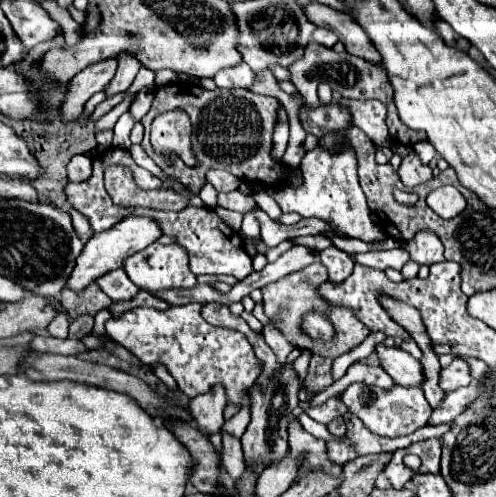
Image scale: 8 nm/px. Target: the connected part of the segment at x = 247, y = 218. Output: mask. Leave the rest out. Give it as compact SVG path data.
M251 211L243 215L243 225L241 225L239 233L241 235L249 235L249 237L259 237L259 221Z

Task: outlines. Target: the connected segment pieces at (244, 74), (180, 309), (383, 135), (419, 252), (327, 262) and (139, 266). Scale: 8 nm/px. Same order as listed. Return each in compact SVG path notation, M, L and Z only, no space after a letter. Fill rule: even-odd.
M239 63L235 67L229 69L221 69L213 81L217 83L217 87L225 87L225 89L233 89L233 87L249 87L253 83L255 73L251 71L251 67L247 67L247 63Z
M199 303L171 305L165 311L153 307L135 307L127 311L123 319L109 319L105 329L115 343L131 351L141 363L153 365L155 361L161 361L169 369L179 389L187 397L195 397L189 403L189 411L195 423L203 427L207 435L221 431L225 423L223 411L227 399L229 405L239 405L245 399L247 387L251 387L251 383L259 377L259 361L255 359L247 337L235 329L209 325L201 317ZM215 383L223 383L227 387L227 395L225 387Z
M339 99L341 105L345 105L353 115L353 125L359 127L373 143L375 147L393 147L391 135L385 125L387 109L379 101L351 101L351 99Z
M417 231L411 241L405 243L411 259L419 265L431 265L443 261L443 243L431 231Z
M327 247L319 251L319 257L321 257L321 263L329 269L329 281L341 283L353 273L355 261L351 261L351 257L345 251L339 251L337 247Z
M151 243L149 247L145 247L143 251L127 257L123 261L123 269L129 275L129 279L141 287L147 289L151 293L155 291L163 291L163 289L187 289L187 287L195 287L197 285L197 277L191 273L189 269L189 257L187 251L181 245L161 245L161 243Z

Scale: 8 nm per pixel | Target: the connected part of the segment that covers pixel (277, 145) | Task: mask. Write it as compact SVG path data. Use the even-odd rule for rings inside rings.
M279 111L279 123L275 127L273 135L273 157L281 159L285 149L287 149L287 139L289 139L289 123L287 123L287 113Z

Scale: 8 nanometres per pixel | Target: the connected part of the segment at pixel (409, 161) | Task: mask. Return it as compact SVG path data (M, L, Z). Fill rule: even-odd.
M411 151L407 157L403 157L403 163L399 167L399 175L401 175L403 185L409 189L413 189L413 187L417 187L433 177L431 167L421 163L421 159L417 157L415 151Z

